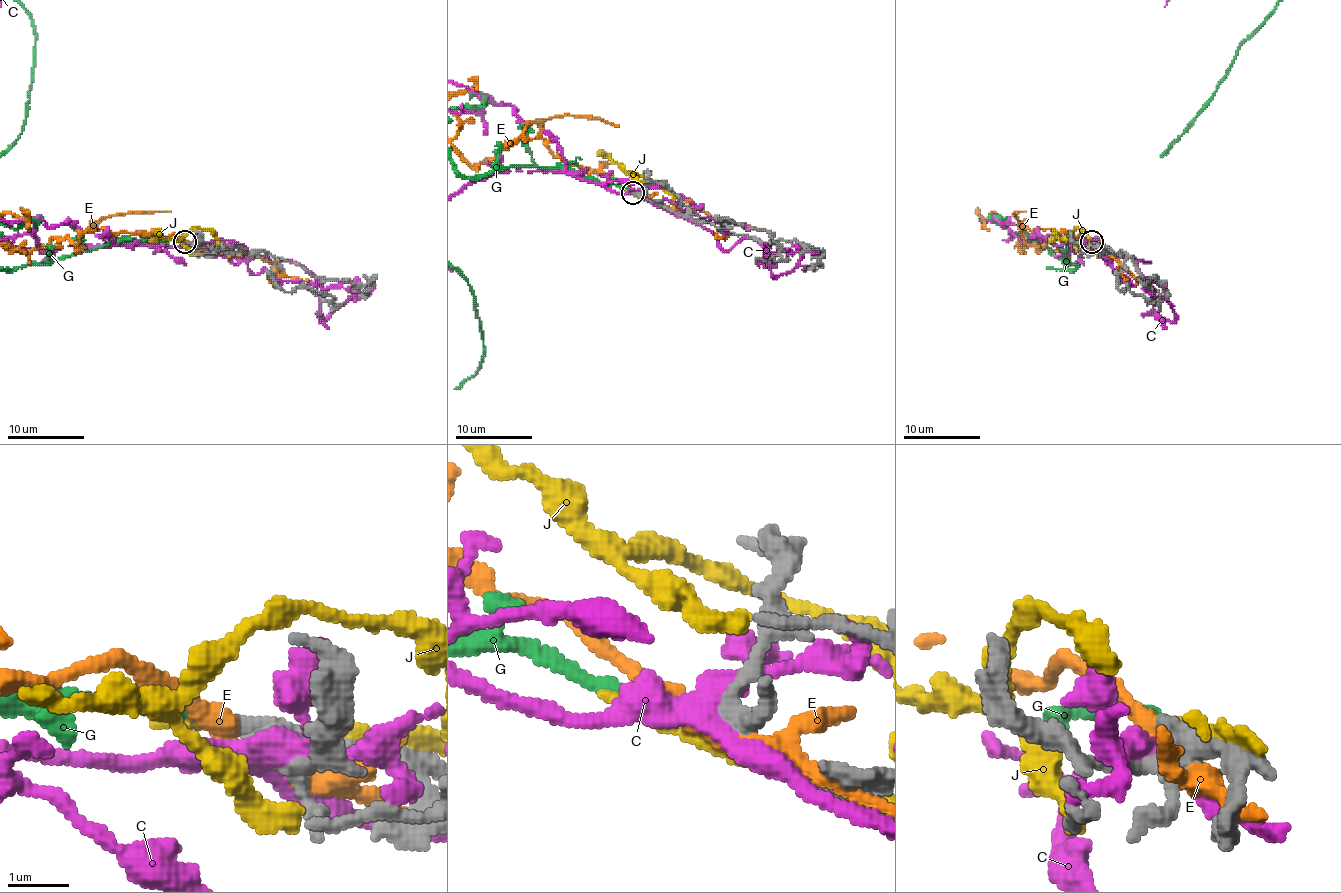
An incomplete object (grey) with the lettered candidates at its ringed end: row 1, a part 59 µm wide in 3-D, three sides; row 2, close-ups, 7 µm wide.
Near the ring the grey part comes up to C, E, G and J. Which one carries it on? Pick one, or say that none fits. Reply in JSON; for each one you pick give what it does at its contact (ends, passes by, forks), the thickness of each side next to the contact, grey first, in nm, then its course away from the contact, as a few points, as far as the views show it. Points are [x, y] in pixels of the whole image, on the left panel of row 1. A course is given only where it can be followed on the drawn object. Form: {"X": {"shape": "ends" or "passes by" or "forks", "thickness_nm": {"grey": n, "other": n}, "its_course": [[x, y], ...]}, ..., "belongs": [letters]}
{"G": {"shape": "ends", "thickness_nm": {"grey": 320, "other": 180}}, "belongs": ["G"]}

